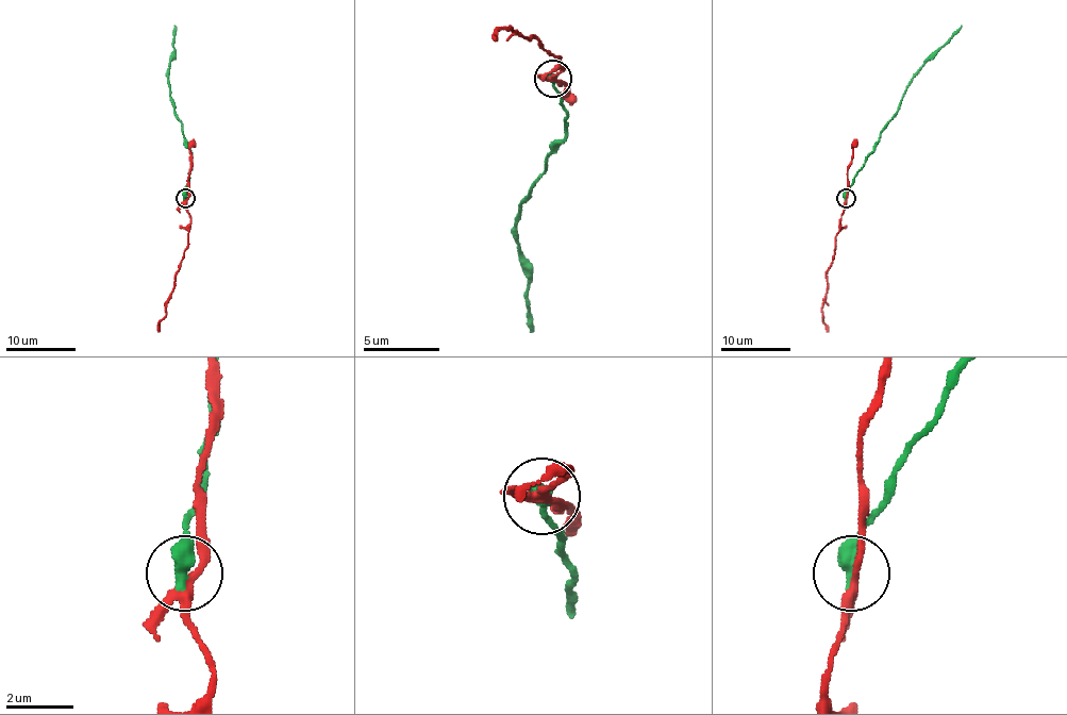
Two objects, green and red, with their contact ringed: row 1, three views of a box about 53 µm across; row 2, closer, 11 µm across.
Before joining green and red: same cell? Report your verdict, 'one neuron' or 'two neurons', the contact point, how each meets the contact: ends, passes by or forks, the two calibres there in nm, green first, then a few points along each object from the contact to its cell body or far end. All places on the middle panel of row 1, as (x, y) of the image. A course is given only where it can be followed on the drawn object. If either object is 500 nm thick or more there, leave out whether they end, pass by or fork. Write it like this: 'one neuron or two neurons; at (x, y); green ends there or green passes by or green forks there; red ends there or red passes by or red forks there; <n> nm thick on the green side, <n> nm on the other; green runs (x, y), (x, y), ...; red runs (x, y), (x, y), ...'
two neurons; at (552, 79); 500 nm thick on the green side, 220 nm on the other; green runs (551, 79), (567, 114), (567, 136), (551, 151), (529, 189), (517, 220), (517, 259), (529, 281), (529, 331); red runs (555, 79), (563, 68), (560, 56), (533, 37), (521, 37), (510, 26), (495, 42)

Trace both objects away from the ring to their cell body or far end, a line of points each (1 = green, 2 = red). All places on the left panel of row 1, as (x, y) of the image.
1: (184, 199), (192, 152), (173, 112), (169, 79), (173, 25)
2: (186, 199), (189, 216), (188, 248), (176, 271), (165, 317), (159, 331)

